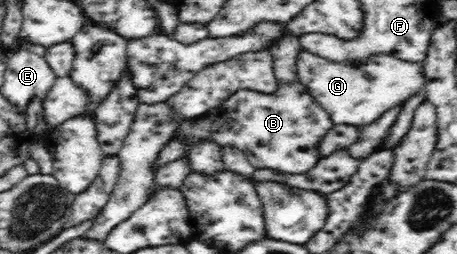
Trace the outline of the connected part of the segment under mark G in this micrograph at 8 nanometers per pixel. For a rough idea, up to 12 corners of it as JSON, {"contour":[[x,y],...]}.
{"contour":[[328,60],[298,79],[334,123],[370,125],[425,92],[423,62]]}

